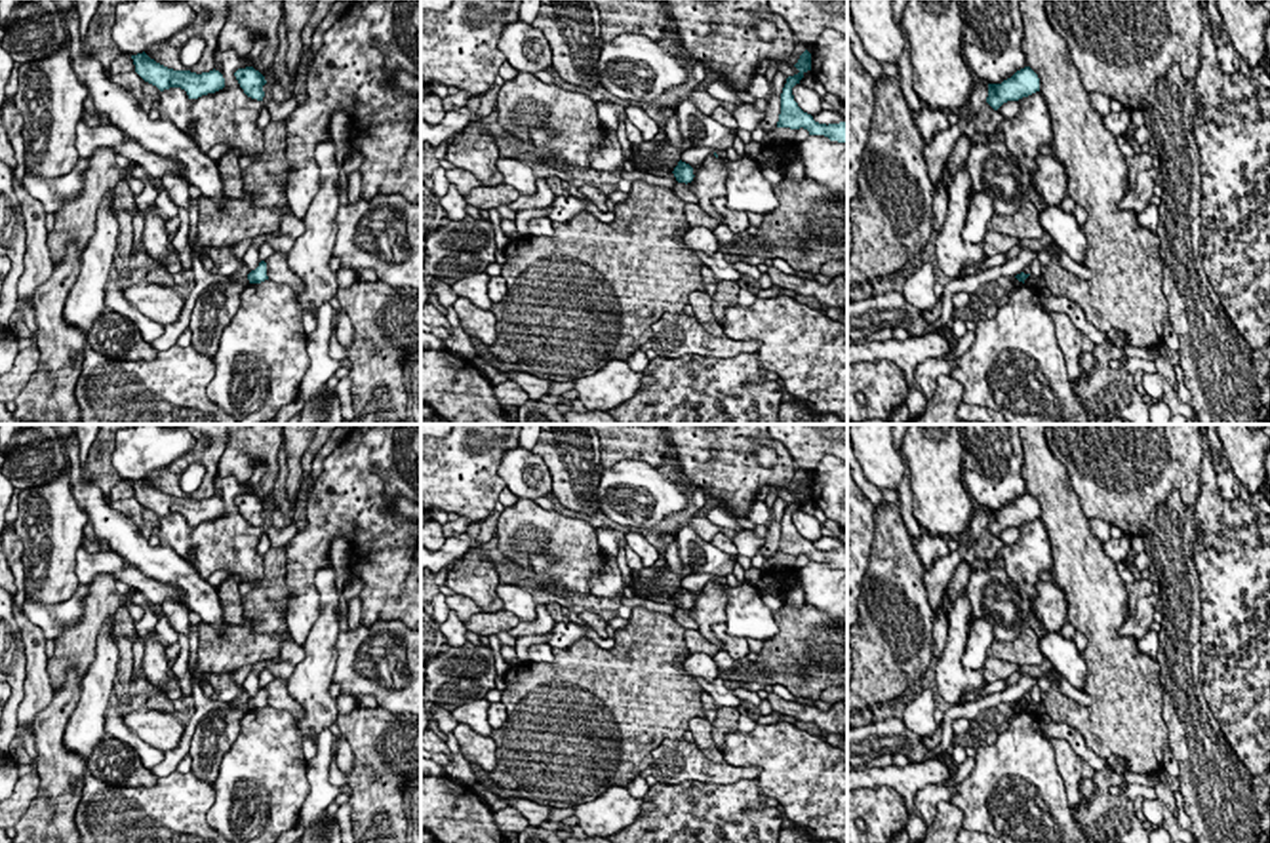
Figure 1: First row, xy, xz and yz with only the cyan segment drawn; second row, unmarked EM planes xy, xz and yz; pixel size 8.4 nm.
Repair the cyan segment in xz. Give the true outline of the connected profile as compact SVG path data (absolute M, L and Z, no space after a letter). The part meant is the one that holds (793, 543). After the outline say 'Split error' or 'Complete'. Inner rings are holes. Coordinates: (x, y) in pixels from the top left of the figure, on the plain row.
M805 476L794 493L800 499L786 504L786 510L781 520L781 540L777 554L790 554L790 556L804 554L809 558L809 561L824 561L830 567L847 569L847 548L828 552L819 550L813 546L811 540L804 539L794 527L792 514L800 510L800 506L807 497L811 497L811 480Z. Complete

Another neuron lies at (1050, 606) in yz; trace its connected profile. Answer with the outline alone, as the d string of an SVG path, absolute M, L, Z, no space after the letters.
M1038 582L1038 596L1030 601L1030 611L1045 632L1061 632L1066 620L1066 598L1055 582Z

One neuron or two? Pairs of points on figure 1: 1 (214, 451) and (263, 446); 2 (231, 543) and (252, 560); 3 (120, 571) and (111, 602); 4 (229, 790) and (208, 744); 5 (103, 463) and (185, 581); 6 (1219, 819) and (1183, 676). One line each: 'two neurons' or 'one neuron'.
1: two neurons
2: one neuron
3: two neurons
4: two neurons
5: two neurons
6: one neuron

